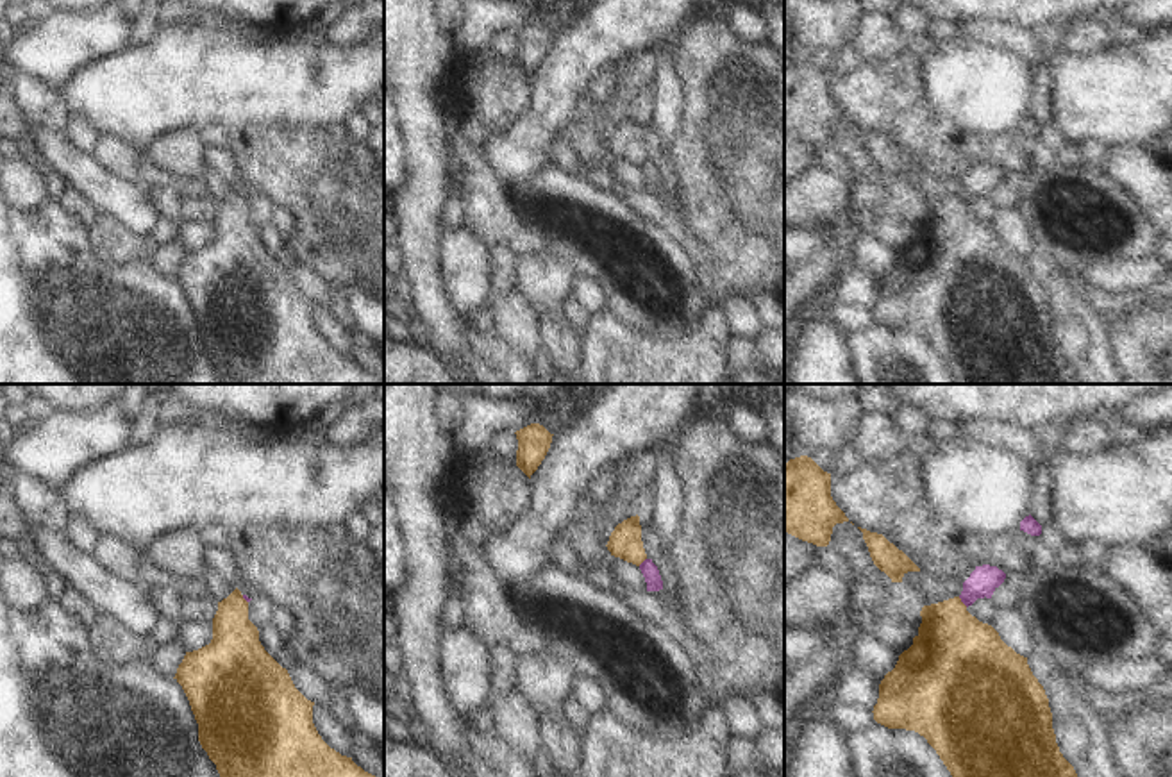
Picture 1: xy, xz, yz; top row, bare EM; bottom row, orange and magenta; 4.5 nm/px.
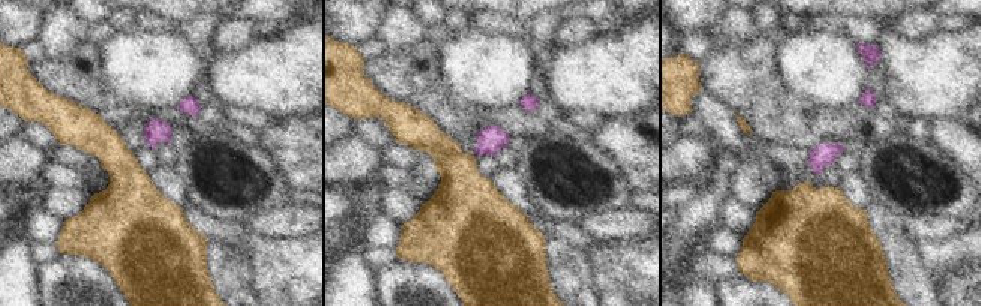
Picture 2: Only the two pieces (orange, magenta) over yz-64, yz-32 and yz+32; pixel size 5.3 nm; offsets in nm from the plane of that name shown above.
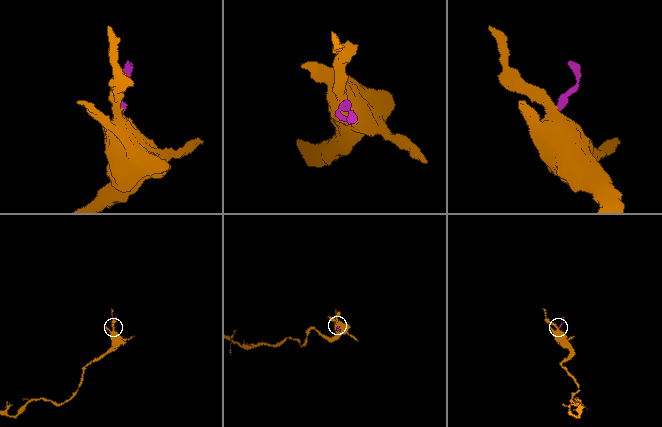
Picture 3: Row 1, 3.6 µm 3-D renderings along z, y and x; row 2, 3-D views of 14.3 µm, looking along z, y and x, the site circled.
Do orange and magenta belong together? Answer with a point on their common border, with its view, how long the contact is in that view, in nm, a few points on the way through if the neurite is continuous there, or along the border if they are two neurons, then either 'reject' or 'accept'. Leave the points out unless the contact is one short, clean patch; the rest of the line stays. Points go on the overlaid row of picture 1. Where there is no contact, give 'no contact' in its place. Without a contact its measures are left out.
contact yz (962, 602); length 60 nm; border yz (958, 597), (967, 606); reject

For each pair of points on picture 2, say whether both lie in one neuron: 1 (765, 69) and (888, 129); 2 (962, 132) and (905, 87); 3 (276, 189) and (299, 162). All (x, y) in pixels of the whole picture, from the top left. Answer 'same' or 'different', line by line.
1: same
2: different
3: different

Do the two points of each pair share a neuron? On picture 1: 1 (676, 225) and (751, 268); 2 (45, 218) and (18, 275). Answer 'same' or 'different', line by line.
1: different
2: same

